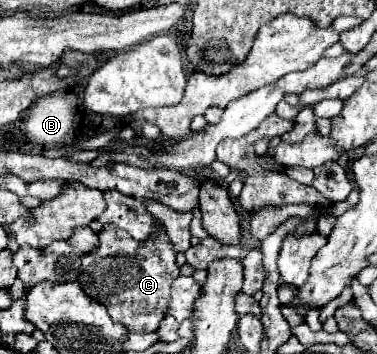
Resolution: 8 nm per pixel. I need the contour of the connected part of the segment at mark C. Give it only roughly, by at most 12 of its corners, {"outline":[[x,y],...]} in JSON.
{"outline":[[104,226],[78,284],[128,332],[156,332],[180,274],[168,234]]}

